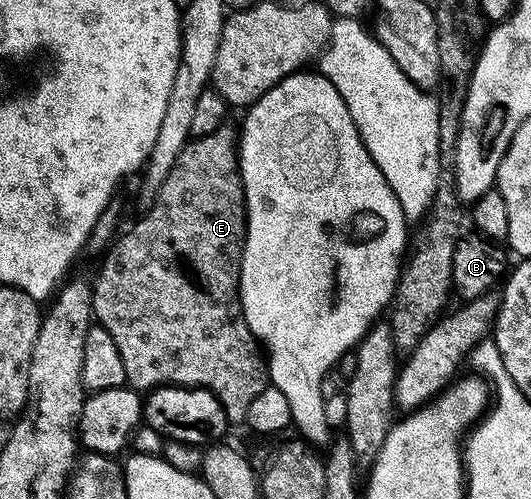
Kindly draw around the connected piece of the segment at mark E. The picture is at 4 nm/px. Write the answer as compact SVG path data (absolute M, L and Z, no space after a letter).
M223 126L212 130L212 134L191 139L189 144L180 150L172 170L168 170L168 178L160 186L154 199L149 201L146 216L142 216L126 233L123 231L109 245L106 257L98 268L98 277L92 280L92 316L97 327L108 330L112 340L116 342L116 350L120 350L120 359L124 362L126 384L135 390L153 390L163 384L177 384L184 388L206 388L224 406L227 421L245 421L248 406L256 399L260 390L268 387L268 360L254 339L248 322L242 313L242 299L238 296L238 283L242 269L242 248L246 245L246 191L242 189L242 175L238 169L238 132Z

